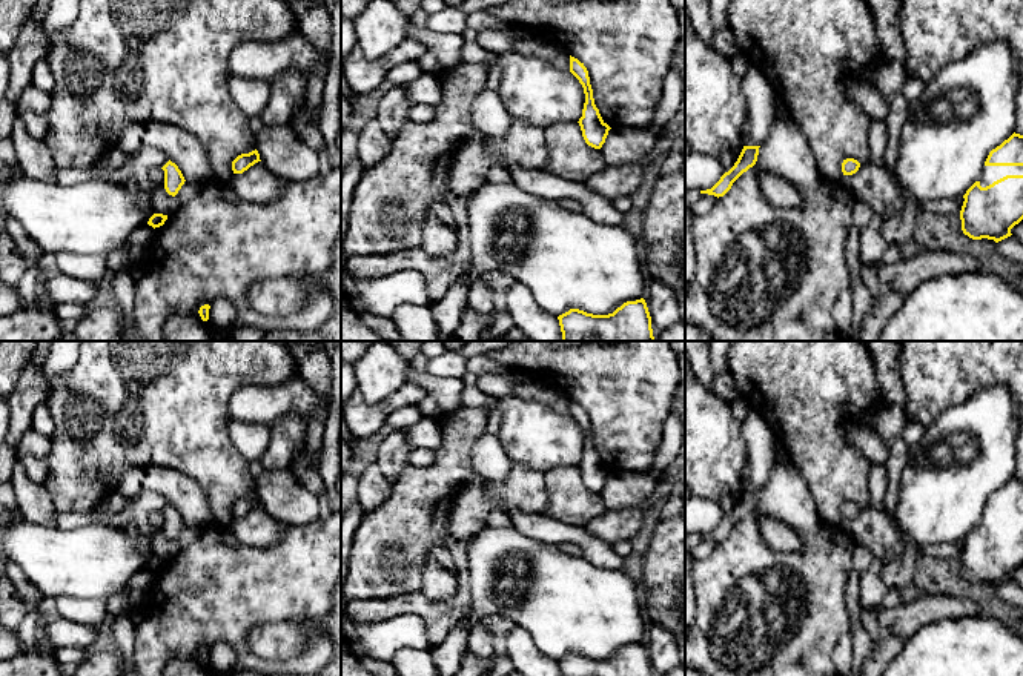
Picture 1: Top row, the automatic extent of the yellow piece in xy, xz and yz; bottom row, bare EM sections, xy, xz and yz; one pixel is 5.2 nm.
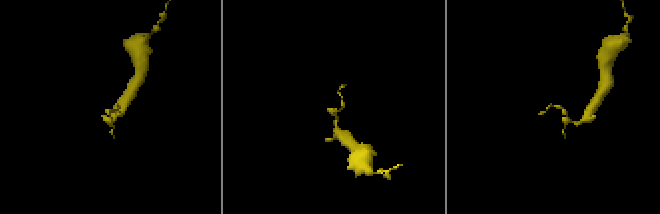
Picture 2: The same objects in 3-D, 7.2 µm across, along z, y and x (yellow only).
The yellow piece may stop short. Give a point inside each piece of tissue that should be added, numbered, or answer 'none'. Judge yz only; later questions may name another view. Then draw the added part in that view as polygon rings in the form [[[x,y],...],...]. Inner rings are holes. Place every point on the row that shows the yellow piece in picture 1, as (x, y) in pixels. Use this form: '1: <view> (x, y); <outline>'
1: yz (991, 174); [[[985,166],[978,181],[986,187],[1006,175],[1023,175],[1023,166]]]

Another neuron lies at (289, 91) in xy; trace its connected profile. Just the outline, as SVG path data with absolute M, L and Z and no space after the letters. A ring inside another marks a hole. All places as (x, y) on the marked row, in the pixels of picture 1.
M286 71L270 84L270 100L261 114L264 128L286 126L298 104L306 100L307 78L301 71Z

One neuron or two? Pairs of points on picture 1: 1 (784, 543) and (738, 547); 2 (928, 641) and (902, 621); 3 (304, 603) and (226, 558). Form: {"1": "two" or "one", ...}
{"1": "two", "2": "two", "3": "one"}

